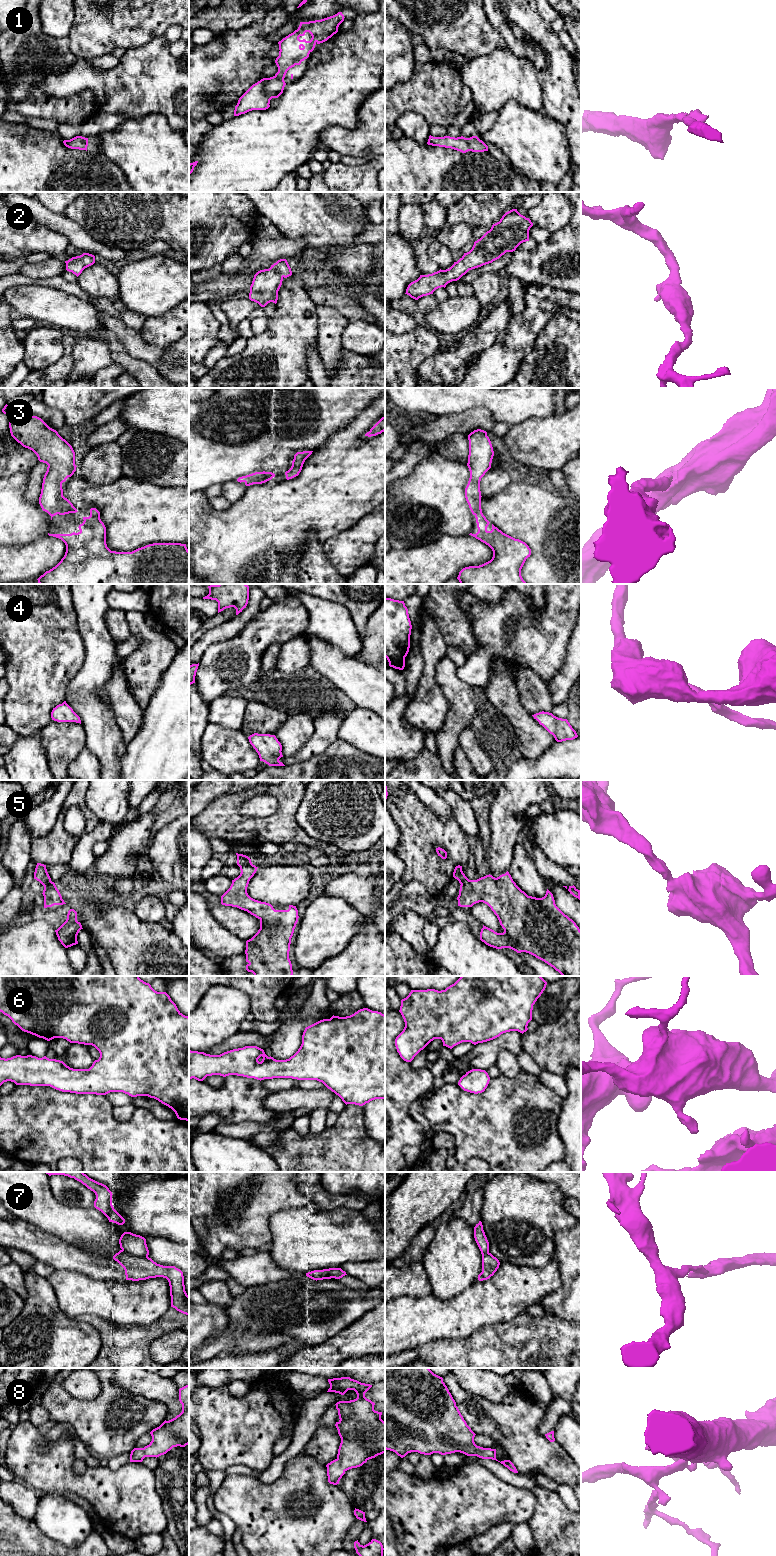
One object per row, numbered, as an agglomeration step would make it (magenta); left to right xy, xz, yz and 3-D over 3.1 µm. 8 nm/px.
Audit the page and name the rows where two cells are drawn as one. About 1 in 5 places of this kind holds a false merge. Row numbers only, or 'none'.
7

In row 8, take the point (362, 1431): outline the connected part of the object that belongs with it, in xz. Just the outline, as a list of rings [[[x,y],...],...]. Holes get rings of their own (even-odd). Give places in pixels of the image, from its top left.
[[[350,1377],[328,1379],[330,1388],[327,1392],[335,1392],[344,1395],[348,1390],[354,1390],[357,1398],[350,1401],[337,1402],[339,1421],[335,1426],[341,1438],[337,1458],[326,1465],[328,1482],[339,1484],[345,1472],[357,1468],[369,1459],[385,1453],[385,1422],[381,1419],[382,1412],[374,1410],[375,1403],[365,1397],[365,1393],[372,1387],[370,1384],[361,1383]]]

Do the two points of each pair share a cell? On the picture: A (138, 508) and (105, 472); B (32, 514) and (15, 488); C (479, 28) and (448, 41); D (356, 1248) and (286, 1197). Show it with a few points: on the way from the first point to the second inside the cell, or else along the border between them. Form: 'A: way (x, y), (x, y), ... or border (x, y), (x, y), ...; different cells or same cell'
A: border (122, 475), (109, 483), (92, 484), (89, 481); different cells
B: way (26, 508), (15, 497), (15, 494); same cell
C: way (471, 29), (460, 29), (456, 33); same cell
D: border (313, 1206), (286, 1208), (278, 1212); different cells

